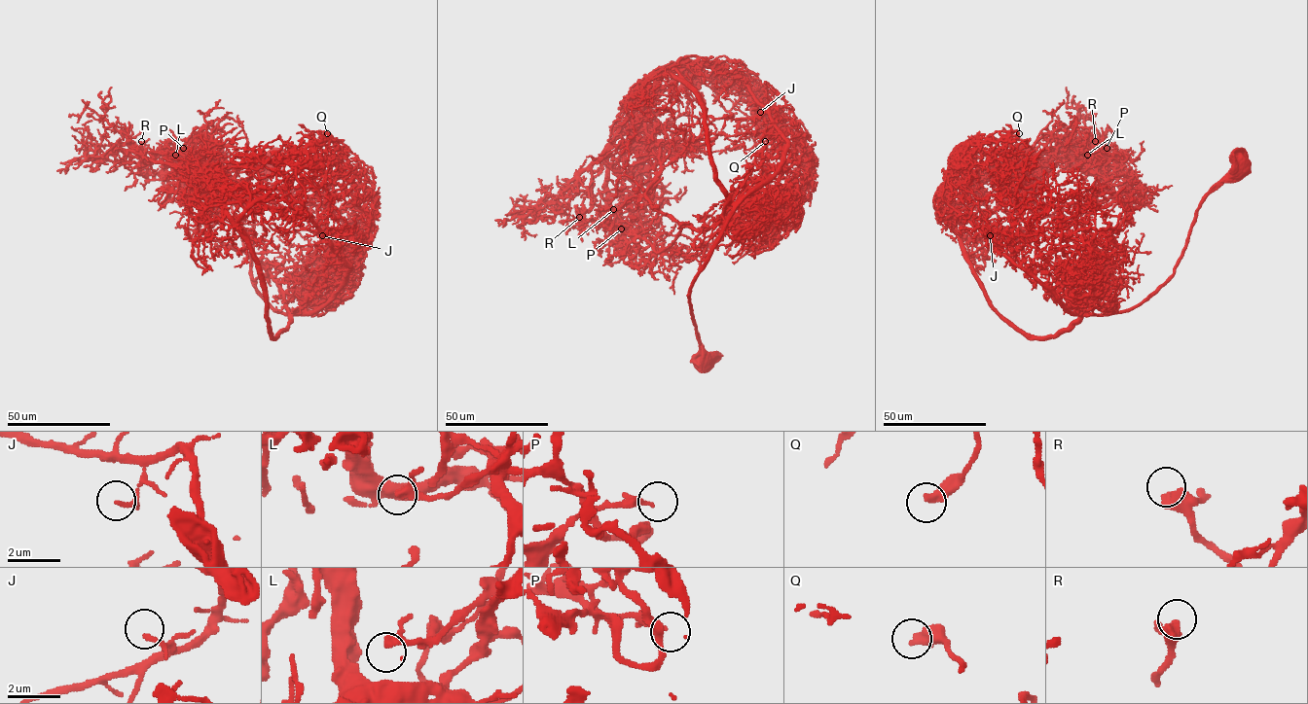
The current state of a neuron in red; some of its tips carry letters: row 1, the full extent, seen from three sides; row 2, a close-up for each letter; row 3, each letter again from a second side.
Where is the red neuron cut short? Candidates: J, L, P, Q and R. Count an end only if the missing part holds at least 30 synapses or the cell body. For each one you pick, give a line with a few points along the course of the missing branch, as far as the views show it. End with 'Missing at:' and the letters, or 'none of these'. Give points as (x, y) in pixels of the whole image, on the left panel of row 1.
P: course (183, 148), (175, 139), (177, 132), (174, 131)
R: course (141, 141), (154, 131), (159, 123)
Missing at: P, R

